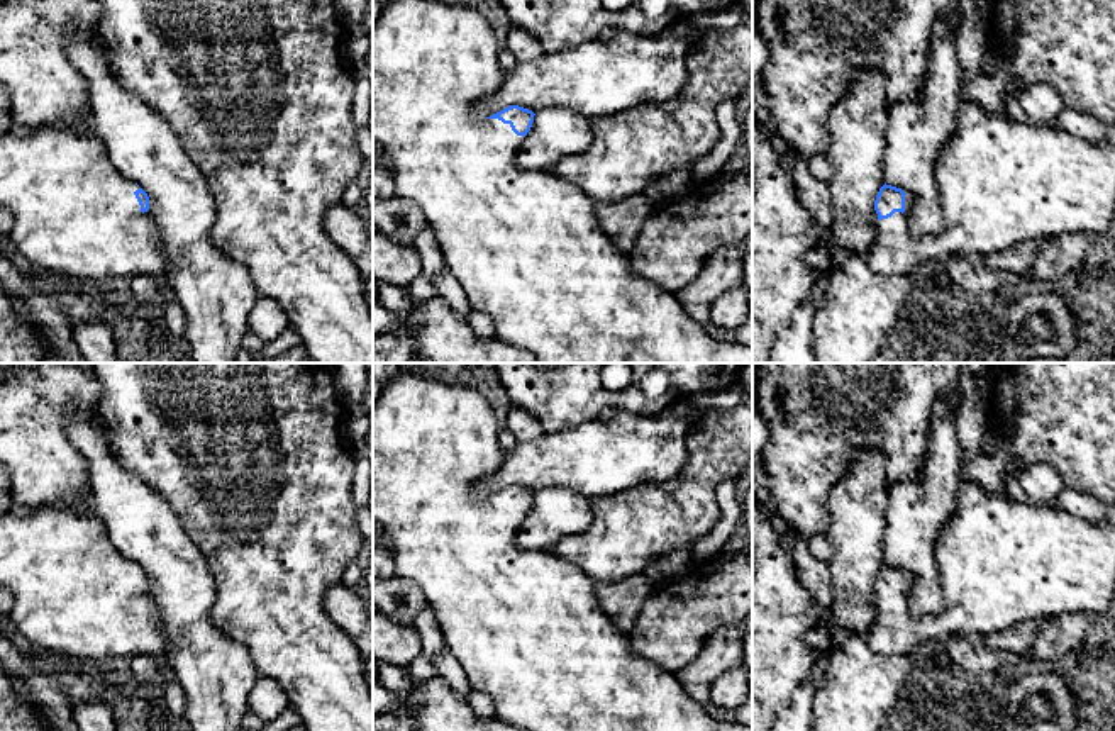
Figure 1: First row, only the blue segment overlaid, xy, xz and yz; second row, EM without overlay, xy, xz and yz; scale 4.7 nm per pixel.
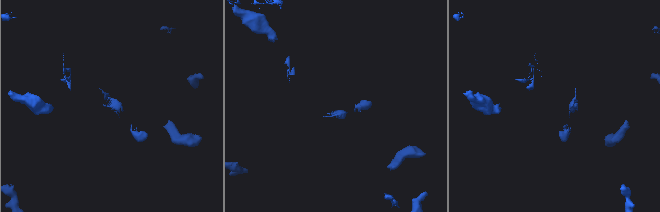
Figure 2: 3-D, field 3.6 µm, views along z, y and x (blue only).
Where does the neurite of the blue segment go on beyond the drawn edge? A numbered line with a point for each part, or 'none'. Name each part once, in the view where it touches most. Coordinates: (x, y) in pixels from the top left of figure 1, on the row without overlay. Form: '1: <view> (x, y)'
1: yz (1000, 562)

